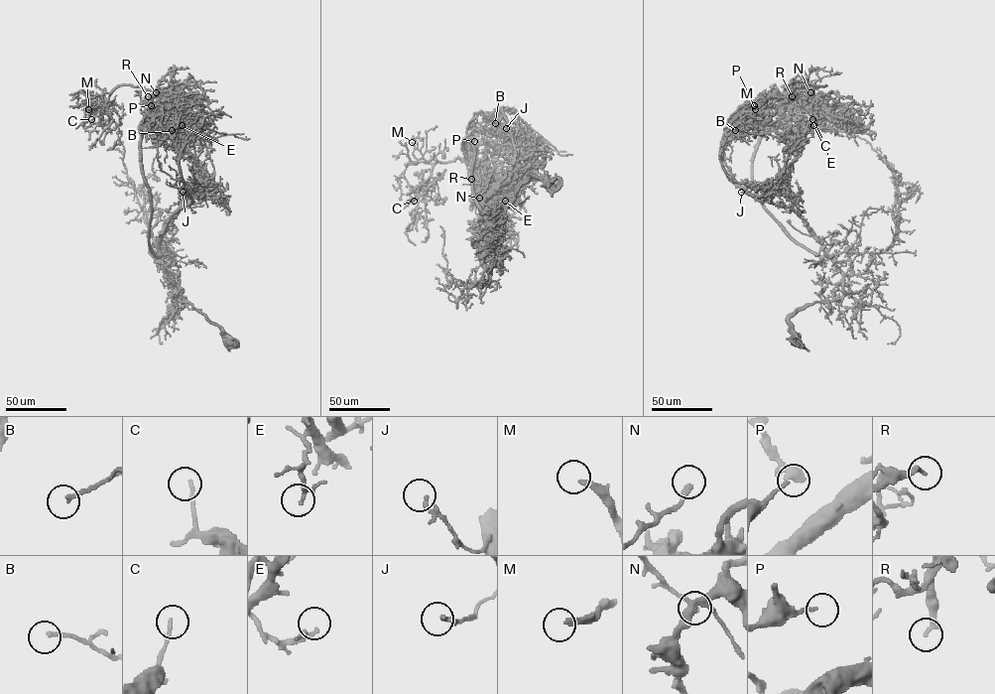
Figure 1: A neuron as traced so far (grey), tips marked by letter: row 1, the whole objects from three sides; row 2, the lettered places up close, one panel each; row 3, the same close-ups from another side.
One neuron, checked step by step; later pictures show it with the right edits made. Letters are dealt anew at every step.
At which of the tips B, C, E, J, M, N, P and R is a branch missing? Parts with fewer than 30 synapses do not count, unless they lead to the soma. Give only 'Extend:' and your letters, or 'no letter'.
Extend: B, M, N, R

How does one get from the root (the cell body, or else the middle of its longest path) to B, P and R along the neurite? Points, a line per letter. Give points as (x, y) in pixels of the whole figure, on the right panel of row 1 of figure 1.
B: (768, 212), (752, 176), (755, 147), (768, 129), (752, 117), (741, 114), (731, 124), (735, 130)
P: (768, 212), (752, 176), (753, 155), (762, 122), (761, 114), (755, 115), (754, 105)
R: (768, 212), (754, 184), (753, 155), (763, 136), (785, 122), (796, 120), (793, 105), (788, 100), (792, 96)

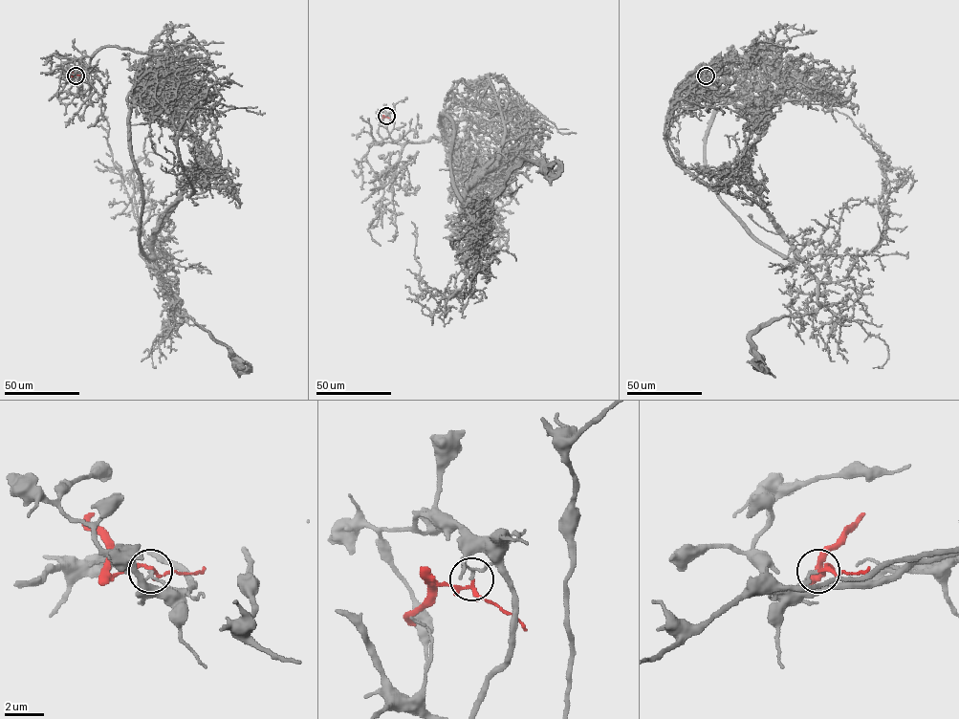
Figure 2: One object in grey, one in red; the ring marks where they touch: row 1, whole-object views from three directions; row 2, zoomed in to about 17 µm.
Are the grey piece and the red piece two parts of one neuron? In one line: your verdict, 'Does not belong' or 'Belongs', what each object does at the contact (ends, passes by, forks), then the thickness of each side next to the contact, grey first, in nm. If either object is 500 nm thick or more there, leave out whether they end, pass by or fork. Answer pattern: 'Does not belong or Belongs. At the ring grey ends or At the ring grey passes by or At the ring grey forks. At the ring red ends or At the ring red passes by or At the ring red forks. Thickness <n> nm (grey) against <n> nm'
Does not belong. At the ring grey passes by. At the ring red forks. Thickness 110 nm (grey) against 120 nm

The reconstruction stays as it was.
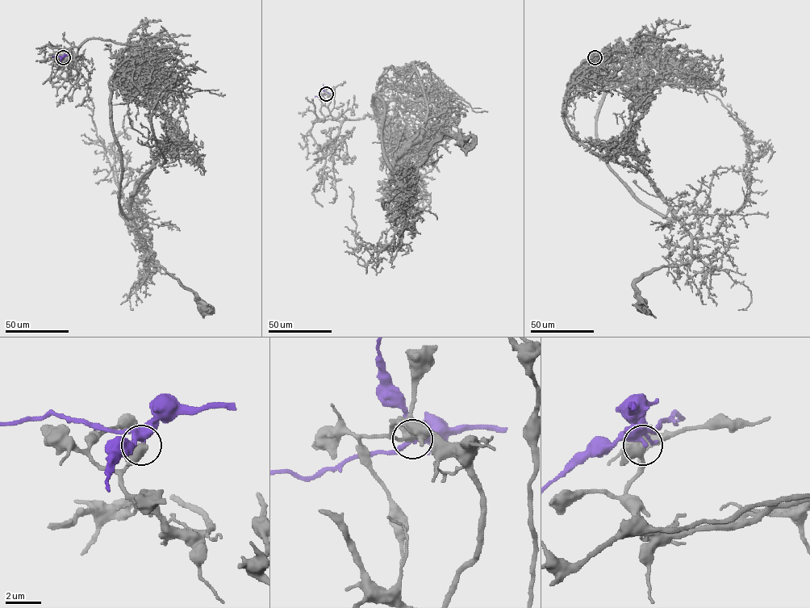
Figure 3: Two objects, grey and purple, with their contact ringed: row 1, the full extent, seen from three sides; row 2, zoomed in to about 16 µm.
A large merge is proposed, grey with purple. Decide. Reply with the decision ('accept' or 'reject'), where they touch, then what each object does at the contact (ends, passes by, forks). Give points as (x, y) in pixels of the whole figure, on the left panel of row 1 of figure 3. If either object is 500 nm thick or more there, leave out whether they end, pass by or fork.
reject | (63, 57) | grey passes by | purple forks

